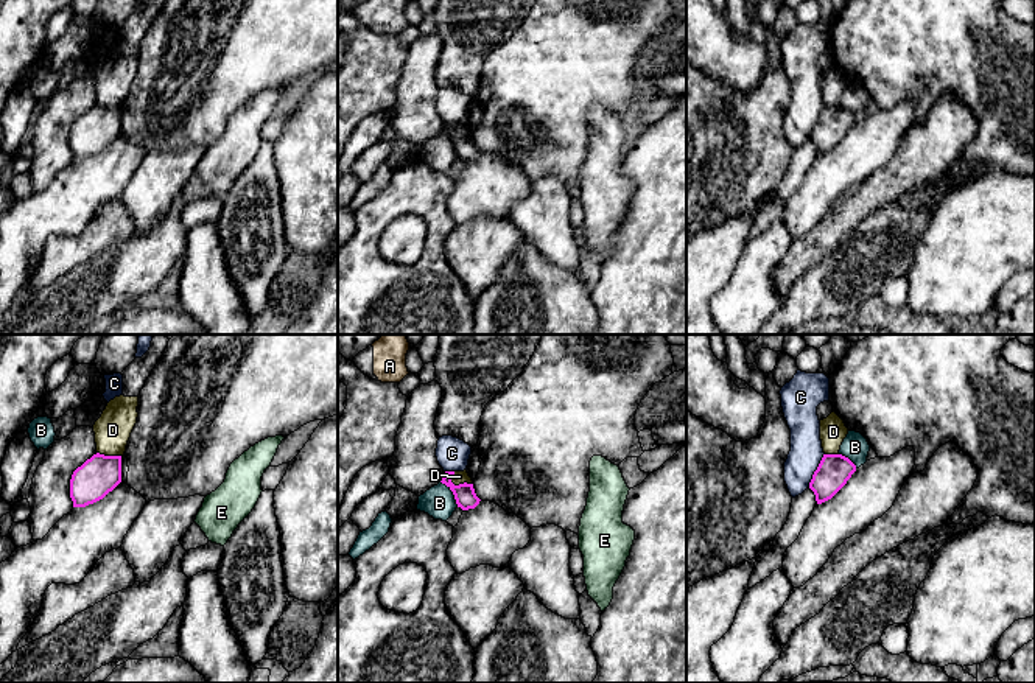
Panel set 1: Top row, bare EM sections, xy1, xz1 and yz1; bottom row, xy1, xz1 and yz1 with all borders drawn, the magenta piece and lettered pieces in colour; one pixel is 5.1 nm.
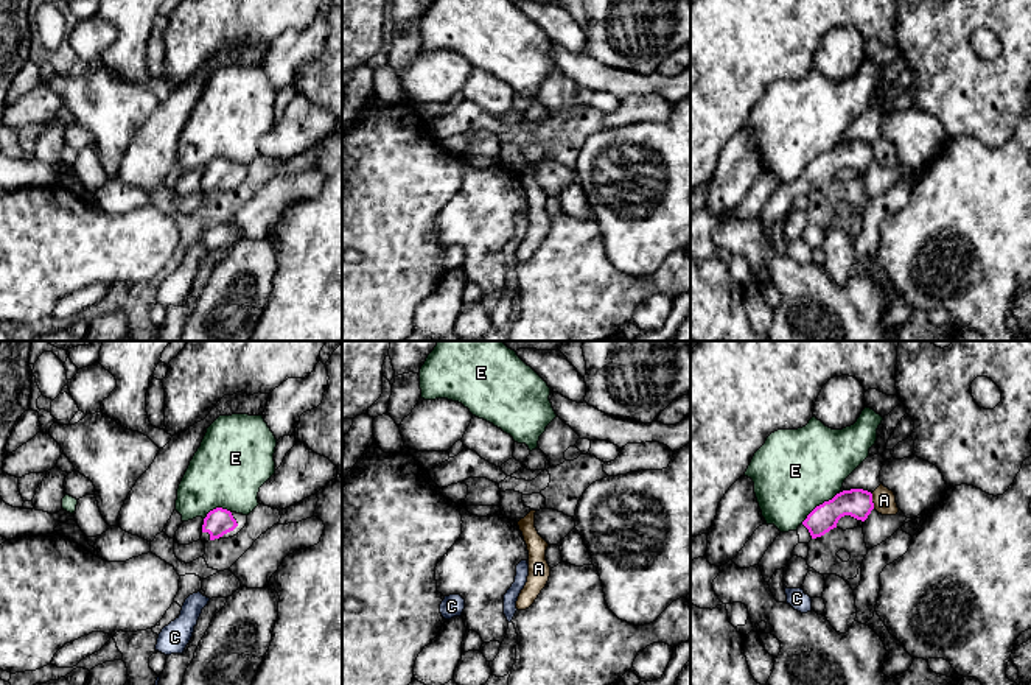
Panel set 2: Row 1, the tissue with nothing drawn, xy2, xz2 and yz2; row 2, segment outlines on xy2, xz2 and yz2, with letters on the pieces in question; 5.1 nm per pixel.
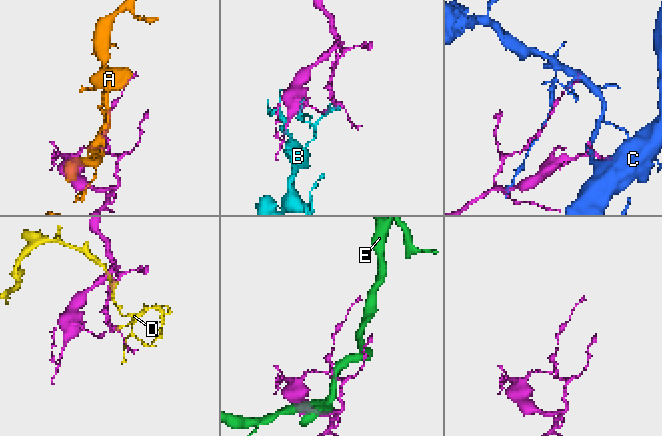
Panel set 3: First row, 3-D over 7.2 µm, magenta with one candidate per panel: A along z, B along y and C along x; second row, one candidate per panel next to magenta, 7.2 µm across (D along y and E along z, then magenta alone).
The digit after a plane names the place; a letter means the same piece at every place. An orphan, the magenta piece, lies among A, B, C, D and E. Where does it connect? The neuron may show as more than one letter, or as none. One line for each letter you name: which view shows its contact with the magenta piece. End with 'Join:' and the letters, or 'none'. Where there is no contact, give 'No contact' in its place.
Join: none

